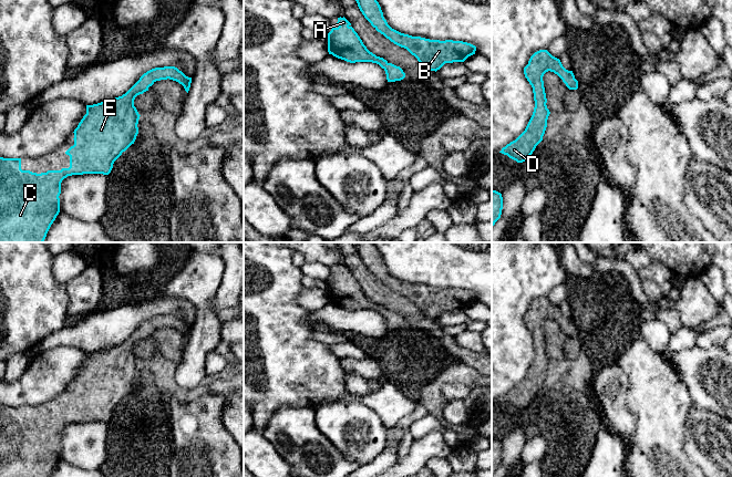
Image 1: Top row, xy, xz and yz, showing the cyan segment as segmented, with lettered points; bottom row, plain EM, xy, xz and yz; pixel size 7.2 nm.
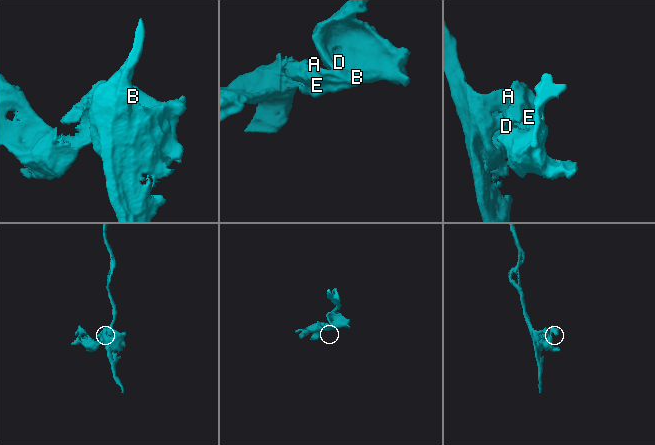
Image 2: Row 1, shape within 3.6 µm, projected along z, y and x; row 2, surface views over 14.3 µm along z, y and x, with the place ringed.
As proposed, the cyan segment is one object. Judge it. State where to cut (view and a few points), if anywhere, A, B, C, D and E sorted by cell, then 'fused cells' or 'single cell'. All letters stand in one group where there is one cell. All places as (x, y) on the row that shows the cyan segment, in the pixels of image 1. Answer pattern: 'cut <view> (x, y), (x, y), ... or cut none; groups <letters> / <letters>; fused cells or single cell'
cut none; groups A B C D E; single cell

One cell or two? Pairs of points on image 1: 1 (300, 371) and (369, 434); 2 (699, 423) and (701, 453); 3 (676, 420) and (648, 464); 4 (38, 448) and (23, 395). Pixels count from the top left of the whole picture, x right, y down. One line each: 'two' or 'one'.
1: two
2: one
3: one
4: two

